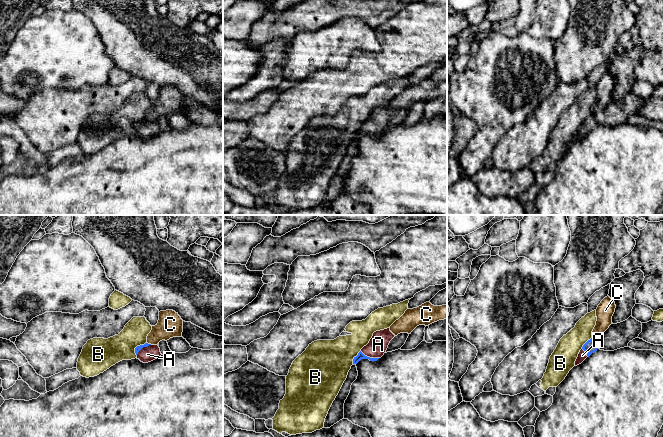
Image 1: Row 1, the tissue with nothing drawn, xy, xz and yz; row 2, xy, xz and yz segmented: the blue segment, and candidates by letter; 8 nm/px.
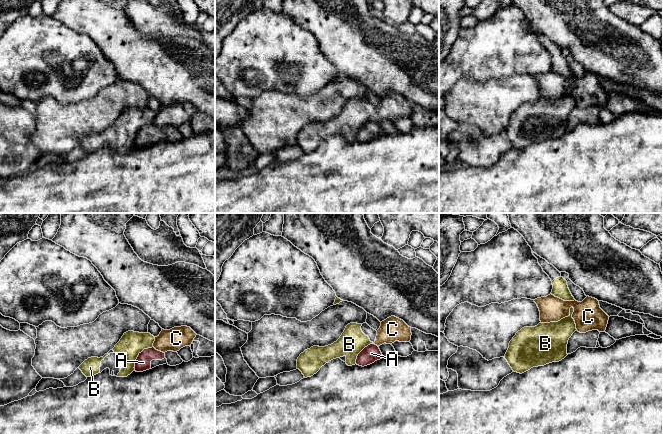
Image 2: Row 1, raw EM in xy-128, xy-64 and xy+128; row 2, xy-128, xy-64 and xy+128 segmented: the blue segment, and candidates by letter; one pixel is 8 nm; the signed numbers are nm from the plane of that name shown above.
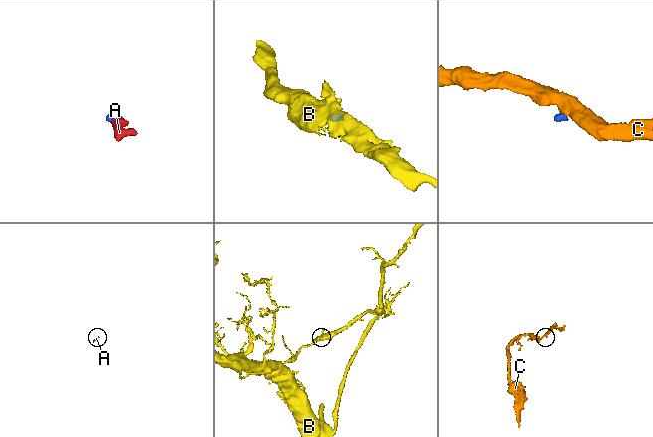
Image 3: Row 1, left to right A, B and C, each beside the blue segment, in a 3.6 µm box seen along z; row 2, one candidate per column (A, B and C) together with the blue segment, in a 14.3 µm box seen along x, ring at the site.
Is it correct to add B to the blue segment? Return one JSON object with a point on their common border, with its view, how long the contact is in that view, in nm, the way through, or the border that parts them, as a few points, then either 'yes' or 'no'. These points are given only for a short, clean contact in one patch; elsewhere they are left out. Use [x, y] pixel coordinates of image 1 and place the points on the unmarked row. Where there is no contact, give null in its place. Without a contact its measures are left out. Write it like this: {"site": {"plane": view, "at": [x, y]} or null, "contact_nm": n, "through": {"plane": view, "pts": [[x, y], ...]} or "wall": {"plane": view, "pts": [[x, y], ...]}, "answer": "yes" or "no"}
{"site": {"plane": "xy", "at": [137, 122]}, "contact_nm": 140, "wall": {"plane": "xy", "pts": [[146, 118], [135, 124], [136, 131]]}, "answer": "no"}

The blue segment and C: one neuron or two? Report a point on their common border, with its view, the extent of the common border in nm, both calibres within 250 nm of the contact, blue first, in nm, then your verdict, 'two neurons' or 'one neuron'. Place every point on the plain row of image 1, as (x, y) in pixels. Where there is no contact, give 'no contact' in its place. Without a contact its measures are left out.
contact xy (149, 120); length 40 nm; calibres 50 and 200 nm; two neurons

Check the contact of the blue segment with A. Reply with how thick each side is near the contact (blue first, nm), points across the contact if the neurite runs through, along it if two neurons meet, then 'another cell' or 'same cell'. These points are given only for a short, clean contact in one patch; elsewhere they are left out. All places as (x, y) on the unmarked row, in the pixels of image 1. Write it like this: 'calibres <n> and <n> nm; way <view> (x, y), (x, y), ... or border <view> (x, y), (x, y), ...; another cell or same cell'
calibres 50 and 160 nm; same cell

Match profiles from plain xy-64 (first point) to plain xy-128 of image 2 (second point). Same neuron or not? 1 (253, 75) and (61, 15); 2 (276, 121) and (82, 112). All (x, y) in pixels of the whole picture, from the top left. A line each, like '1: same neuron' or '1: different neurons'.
1: different neurons
2: same neuron

